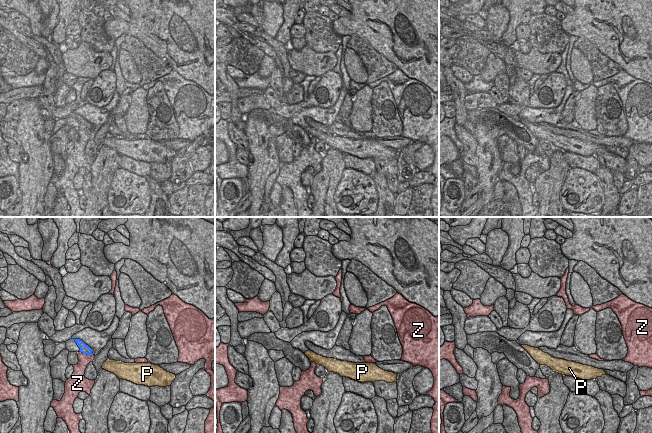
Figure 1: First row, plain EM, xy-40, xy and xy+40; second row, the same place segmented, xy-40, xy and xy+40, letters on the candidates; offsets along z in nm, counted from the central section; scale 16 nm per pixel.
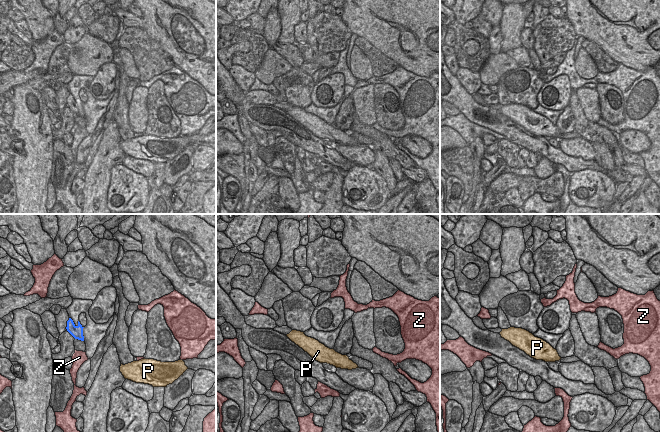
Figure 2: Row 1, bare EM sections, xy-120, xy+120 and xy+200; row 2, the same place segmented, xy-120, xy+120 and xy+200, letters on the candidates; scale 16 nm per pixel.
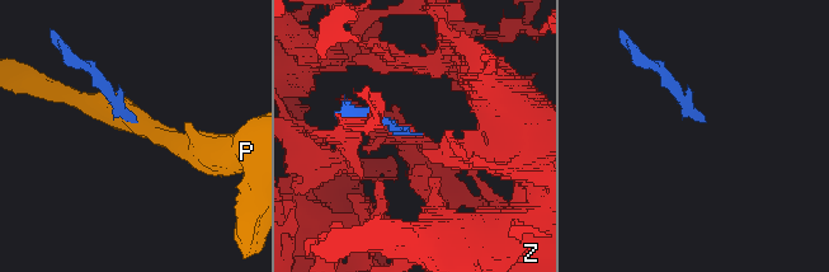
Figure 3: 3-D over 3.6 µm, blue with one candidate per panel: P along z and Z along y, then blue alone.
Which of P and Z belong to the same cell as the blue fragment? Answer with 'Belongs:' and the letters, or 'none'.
Belongs: none

